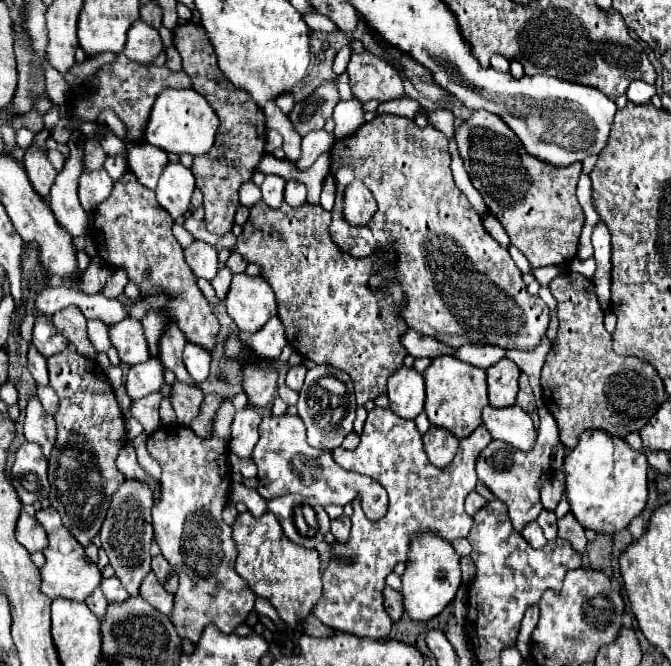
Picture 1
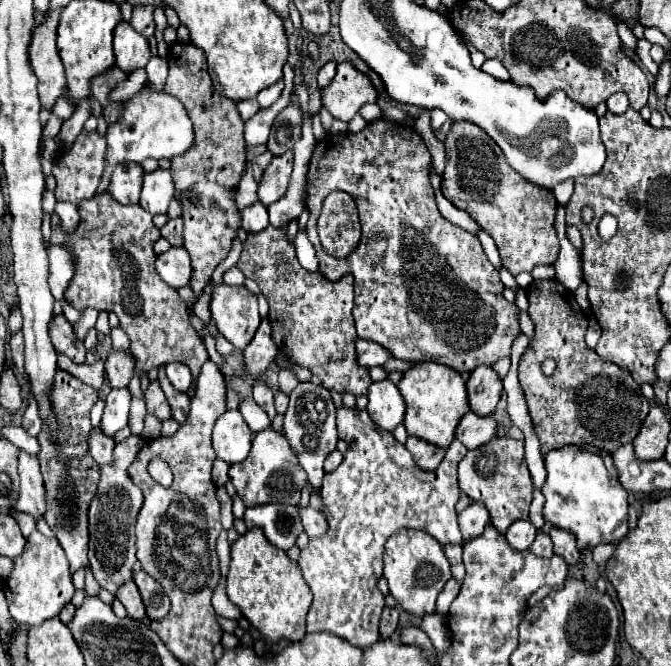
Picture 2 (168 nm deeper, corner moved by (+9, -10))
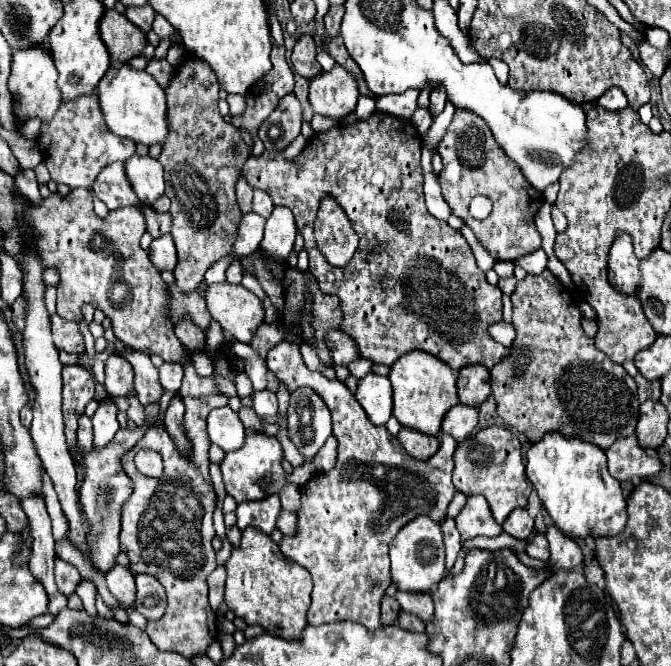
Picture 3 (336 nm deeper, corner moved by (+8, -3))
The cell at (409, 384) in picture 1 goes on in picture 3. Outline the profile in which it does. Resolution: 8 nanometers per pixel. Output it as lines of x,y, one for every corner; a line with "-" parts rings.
374,372
366,374
358,382
356,398
374,424
382,426
392,416
394,404
392,404
392,384
388,376
380,376

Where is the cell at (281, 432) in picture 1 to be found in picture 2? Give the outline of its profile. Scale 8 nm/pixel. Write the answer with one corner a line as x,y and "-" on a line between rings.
269,427
253,437
247,459
229,467
229,481
233,483
233,487
237,489
237,495
247,507
265,505
265,503
297,505
301,489
307,483
307,475
305,471
301,471
297,457
293,455
285,435

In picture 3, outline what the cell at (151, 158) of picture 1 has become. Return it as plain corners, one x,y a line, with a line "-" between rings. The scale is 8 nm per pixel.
114,162
114,164
108,164
100,174
98,174
98,180
94,182
92,186
92,194
98,196
110,210
116,210
116,208
122,208
122,206
136,206
136,204
142,204
138,202
138,196
126,176
126,168
124,168
124,162

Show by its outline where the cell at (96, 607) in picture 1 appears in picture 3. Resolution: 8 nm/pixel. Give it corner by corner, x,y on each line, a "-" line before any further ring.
34,494
22,500
22,508
28,516
28,526
30,526
30,536
32,536
32,546
30,546
30,556
28,556
28,566
32,574
42,580
48,596
50,596
50,606
48,612
56,616
62,608
66,608
66,596
58,592
58,586
54,582
54,538
52,538
52,520
46,510
44,496

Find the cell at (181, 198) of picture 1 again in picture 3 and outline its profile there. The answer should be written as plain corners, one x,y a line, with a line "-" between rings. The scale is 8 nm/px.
134,154
130,160
126,160
126,174
130,176
130,184
144,204
154,204
160,196
164,196
166,182
158,160

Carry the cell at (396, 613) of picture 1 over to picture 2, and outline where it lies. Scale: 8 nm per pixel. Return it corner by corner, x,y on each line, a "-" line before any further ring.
385,607
381,617
381,637
391,637
397,631
397,621
399,621
399,611

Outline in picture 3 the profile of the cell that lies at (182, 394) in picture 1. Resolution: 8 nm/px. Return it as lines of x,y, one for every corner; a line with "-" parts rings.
126,352
124,354
126,360
130,360
132,368
134,368
134,388
136,388
136,394
138,394
138,400
146,406
146,404
154,404
162,398
164,390
162,390
162,384
158,380
158,368
152,366
150,362
150,356
144,354
144,352

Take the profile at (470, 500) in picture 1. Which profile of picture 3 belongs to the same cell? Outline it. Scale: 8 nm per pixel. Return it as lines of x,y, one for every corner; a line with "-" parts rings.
470,496
468,498
462,512
456,516
456,526
458,526
458,532
462,534
462,540
474,538
474,536
502,534
502,528
490,516
490,506
486,504
484,496

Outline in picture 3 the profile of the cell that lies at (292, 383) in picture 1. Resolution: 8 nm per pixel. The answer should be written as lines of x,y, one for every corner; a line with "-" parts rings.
270,390
254,392
252,400
254,400
252,408
254,408
254,412
256,412
260,418
270,420
270,418
274,418
274,416
278,414
278,398
276,398
274,392
270,392

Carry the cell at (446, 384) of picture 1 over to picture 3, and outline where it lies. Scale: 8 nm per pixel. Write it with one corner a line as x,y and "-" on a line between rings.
408,352
406,356
402,356
402,360
398,360
392,366
388,378
394,388
392,414
398,418
398,422
406,428
414,428
418,432
438,436
446,412
460,402
454,370
450,370
448,364
442,364
442,360
430,356
428,352

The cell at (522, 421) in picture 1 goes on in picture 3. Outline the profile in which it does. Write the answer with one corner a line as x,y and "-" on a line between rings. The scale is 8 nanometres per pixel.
456,404
446,412
442,420
442,432
450,434
456,442
464,442
478,424
478,408

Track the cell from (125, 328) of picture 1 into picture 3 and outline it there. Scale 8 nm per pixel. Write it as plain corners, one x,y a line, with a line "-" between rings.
112,354
106,360
106,390
110,396
126,396
132,390
134,370
120,354

